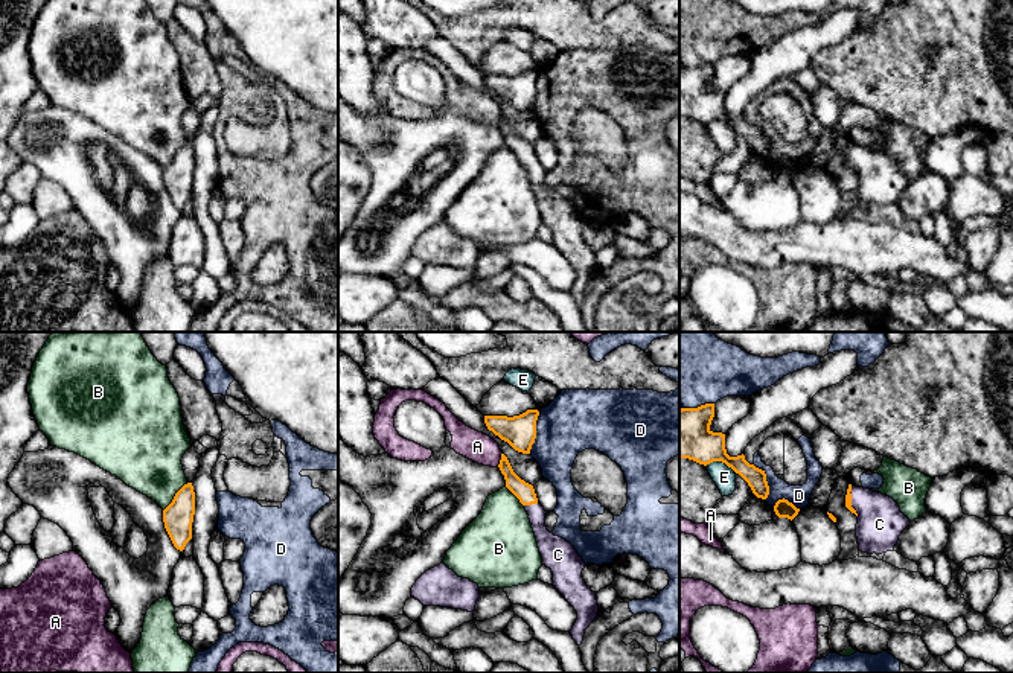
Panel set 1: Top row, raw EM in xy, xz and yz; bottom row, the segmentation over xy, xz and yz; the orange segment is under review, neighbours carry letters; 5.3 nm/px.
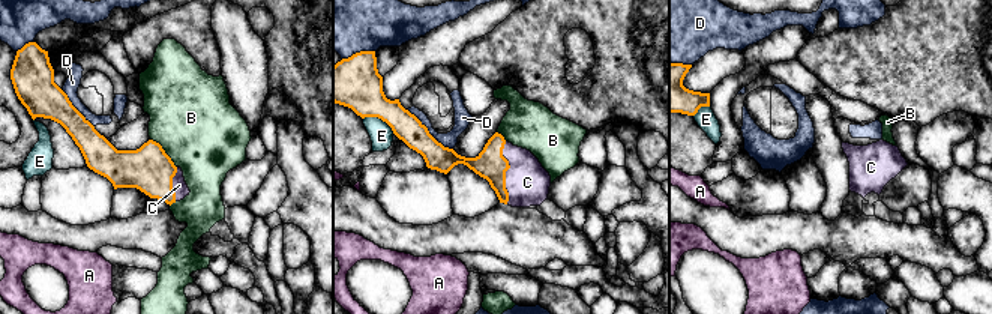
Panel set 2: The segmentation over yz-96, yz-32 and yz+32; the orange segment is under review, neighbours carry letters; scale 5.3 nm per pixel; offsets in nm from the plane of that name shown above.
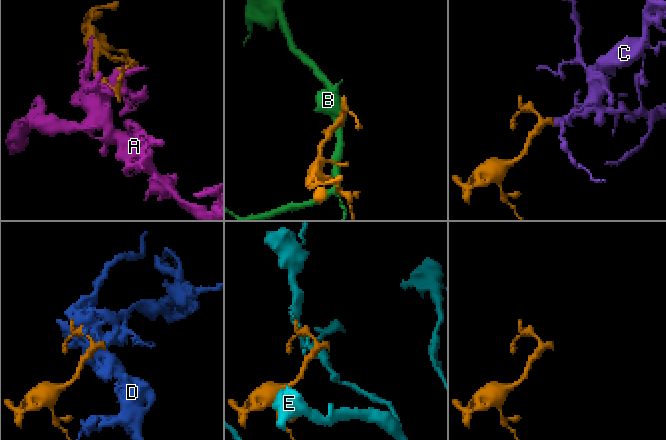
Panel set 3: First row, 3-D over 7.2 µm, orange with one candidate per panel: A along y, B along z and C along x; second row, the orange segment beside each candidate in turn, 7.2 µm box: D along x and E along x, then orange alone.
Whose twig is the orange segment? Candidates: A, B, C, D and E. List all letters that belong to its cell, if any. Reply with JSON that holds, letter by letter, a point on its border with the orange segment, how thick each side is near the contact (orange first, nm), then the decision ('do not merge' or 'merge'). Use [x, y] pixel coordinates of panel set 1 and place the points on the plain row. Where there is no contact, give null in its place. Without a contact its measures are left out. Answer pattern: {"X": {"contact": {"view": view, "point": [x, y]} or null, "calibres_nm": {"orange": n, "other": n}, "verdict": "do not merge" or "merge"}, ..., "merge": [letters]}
{"A": {"contact": {"view": "xz", "point": [500, 119]}, "calibres_nm": {"orange": 100, "other": 160}, "verdict": "do not merge"}, "B": {"contact": {"view": "xy", "point": [174, 156]}, "calibres_nm": {"orange": 160, "other": 360}, "verdict": "do not merge"}, "C": {"contact": {"view": "yz", "point": [850, 160]}, "calibres_nm": {"orange": 30, "other": 240}, "verdict": "merge"}, "D": {"contact": {"view": "xz", "point": [535, 92]}, "calibres_nm": {"orange": 180, "other": 320}, "verdict": "do not merge"}, "E": {"contact": {"view": "yz", "point": [721, 119]}, "calibres_nm": {"orange": 260, "other": 120}, "verdict": "do not merge"}, "merge": ["C"]}

